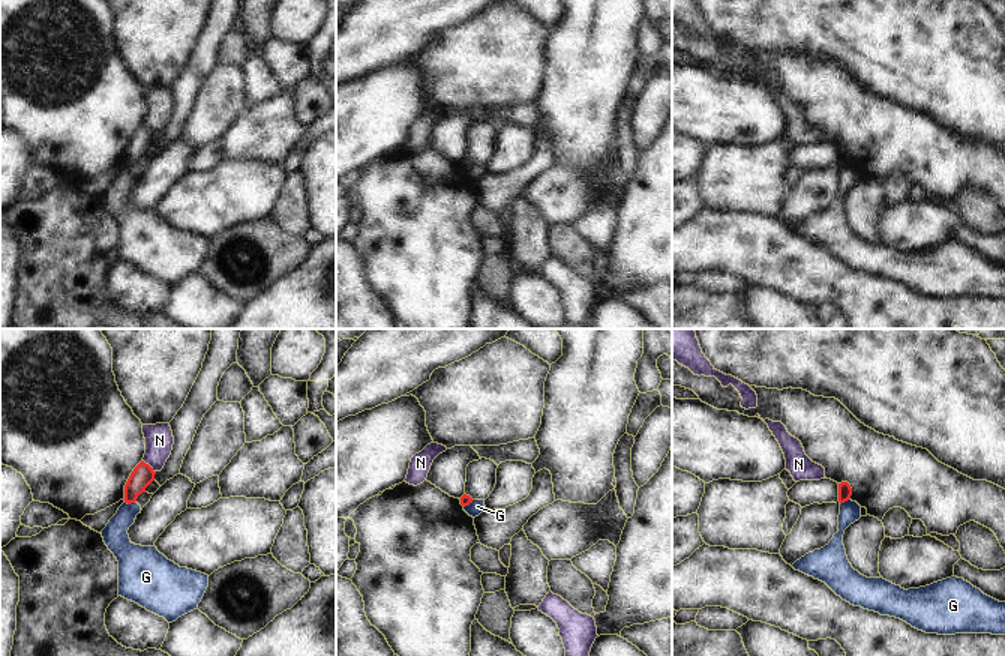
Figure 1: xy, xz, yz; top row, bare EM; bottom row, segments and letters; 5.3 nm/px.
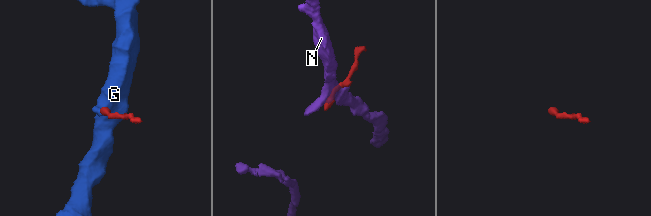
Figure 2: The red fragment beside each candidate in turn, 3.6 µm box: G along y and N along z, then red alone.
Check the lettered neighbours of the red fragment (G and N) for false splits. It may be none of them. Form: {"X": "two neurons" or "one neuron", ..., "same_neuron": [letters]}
{"G": "two neurons", "N": "two neurons", "same_neuron": []}

